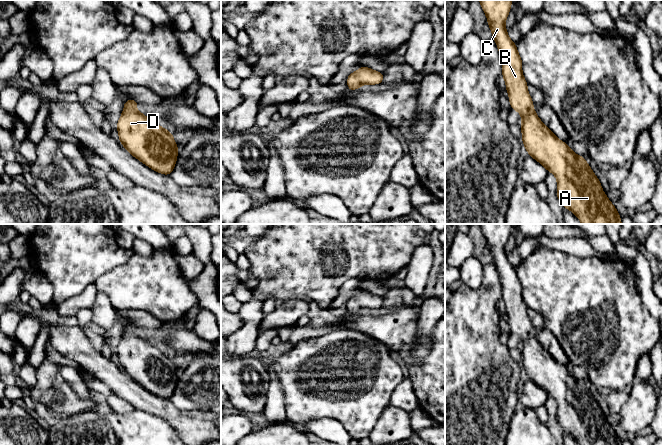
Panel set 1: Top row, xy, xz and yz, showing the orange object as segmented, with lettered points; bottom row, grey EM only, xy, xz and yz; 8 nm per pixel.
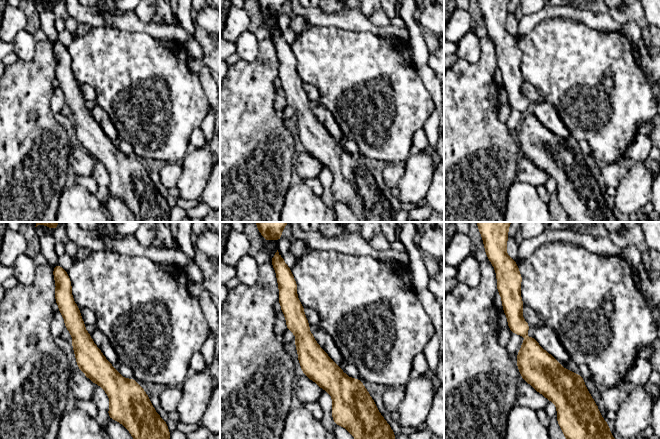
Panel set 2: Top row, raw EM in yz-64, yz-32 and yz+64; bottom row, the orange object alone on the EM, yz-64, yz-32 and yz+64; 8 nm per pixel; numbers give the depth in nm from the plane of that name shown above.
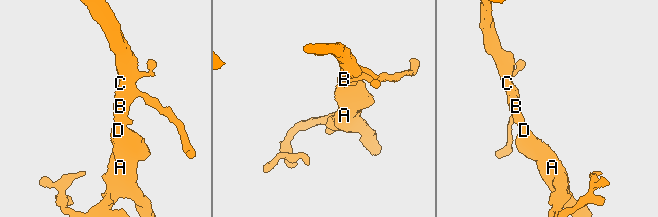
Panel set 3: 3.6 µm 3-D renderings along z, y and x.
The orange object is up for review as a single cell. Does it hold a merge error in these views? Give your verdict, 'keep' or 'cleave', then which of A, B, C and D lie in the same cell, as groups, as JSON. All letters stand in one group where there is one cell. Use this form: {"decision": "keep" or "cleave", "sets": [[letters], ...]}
{"decision": "keep", "sets": [["A", "B", "C", "D"]]}

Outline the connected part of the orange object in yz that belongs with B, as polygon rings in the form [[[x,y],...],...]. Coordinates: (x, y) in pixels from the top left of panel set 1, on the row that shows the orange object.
[[[479,0],[481,7],[486,14],[488,25],[493,34],[493,40],[496,42],[499,49],[501,62],[502,62],[502,76],[506,83],[506,90],[509,95],[510,107],[519,112],[522,116],[522,122],[520,124],[522,130],[522,142],[528,152],[528,155],[542,164],[548,172],[555,175],[557,179],[557,197],[564,208],[569,209],[574,213],[582,224],[622,224],[621,217],[618,214],[615,206],[607,198],[606,194],[602,190],[600,181],[585,161],[585,157],[577,156],[567,144],[559,140],[552,131],[547,128],[536,114],[536,110],[532,107],[534,102],[532,101],[528,89],[527,82],[522,74],[522,60],[516,49],[516,44],[510,40],[507,30],[505,28],[505,22],[510,12],[510,7],[513,4],[512,0]]]

